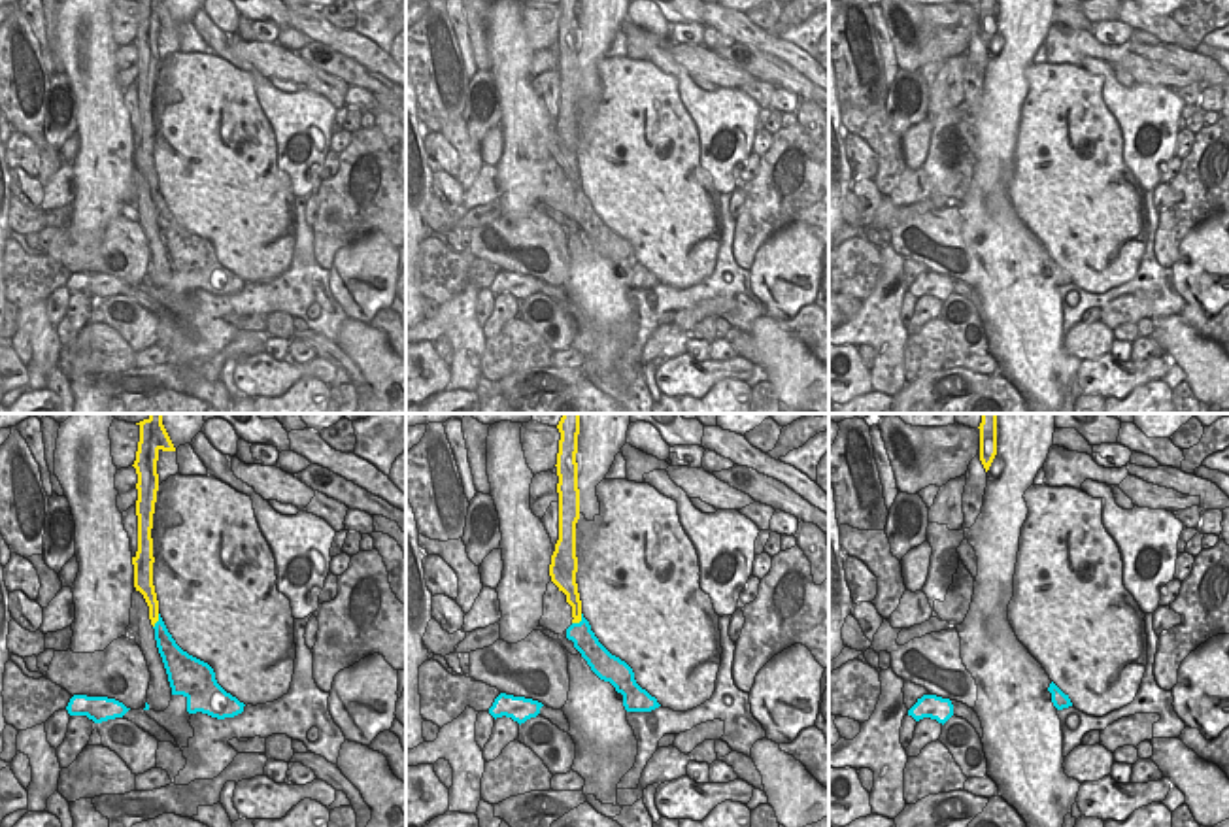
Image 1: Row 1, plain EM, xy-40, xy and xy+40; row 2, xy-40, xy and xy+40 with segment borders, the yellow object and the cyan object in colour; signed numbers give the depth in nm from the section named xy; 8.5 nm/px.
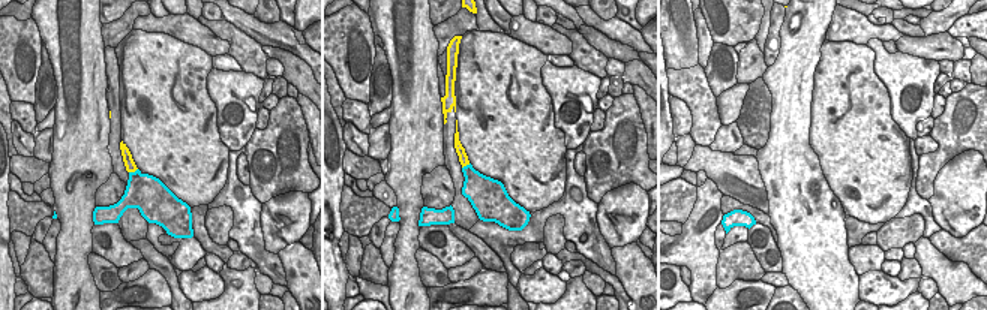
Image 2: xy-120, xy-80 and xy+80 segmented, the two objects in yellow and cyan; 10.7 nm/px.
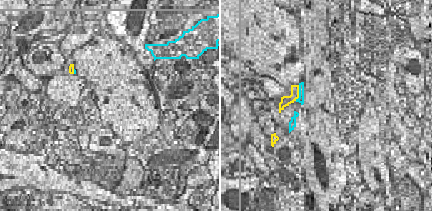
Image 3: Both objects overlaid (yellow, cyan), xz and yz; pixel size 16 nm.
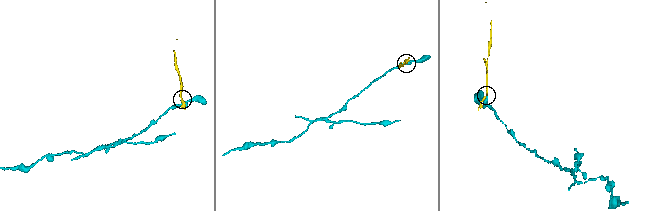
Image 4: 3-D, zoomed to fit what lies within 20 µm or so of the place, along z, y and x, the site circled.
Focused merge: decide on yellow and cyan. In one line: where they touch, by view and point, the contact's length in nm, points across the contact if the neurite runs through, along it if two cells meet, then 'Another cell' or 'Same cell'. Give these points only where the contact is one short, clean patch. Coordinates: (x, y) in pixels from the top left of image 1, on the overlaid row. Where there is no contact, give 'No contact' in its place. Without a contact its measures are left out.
Touches yellow at xy (578, 622). Shared border 130 nm. Another cell

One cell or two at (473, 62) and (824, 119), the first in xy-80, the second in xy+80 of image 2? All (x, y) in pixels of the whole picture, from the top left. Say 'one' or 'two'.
one

